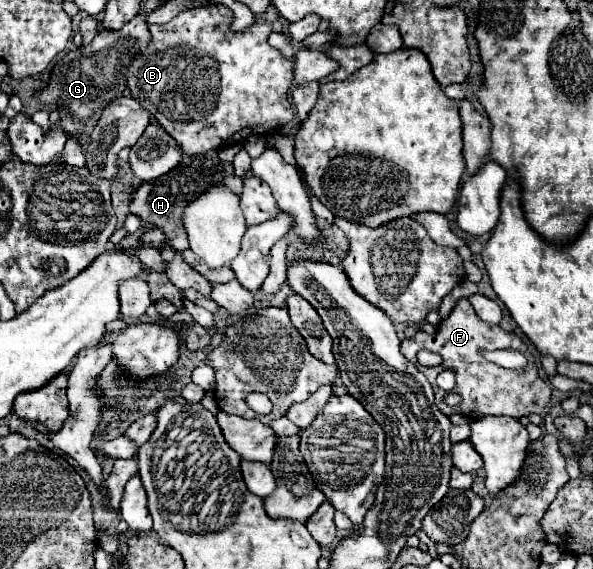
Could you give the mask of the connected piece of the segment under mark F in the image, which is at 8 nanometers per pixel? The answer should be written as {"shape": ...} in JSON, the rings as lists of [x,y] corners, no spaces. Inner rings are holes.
{"shape":[[[460,299],[456,303],[456,307],[452,309],[452,313],[448,315],[448,319],[444,319],[438,325],[438,331],[434,335],[428,335],[424,331],[418,331],[414,337],[402,341],[402,353],[408,361],[420,365],[416,361],[416,353],[422,349],[430,349],[442,355],[444,363],[440,367],[420,367],[422,373],[428,377],[428,381],[434,387],[434,397],[436,397],[436,407],[444,413],[460,413],[466,415],[468,419],[476,419],[476,417],[484,417],[484,415],[508,415],[508,417],[528,417],[530,413],[538,413],[542,415],[548,409],[550,403],[550,395],[552,395],[552,387],[550,383],[546,383],[544,379],[540,379],[536,363],[532,353],[528,351],[528,347],[520,341],[518,335],[504,331],[498,325],[498,331],[492,331],[492,325],[484,323],[482,319],[478,319],[478,315],[474,313],[472,305],[468,299]],[[494,349],[518,349],[528,357],[528,365],[524,367],[522,375],[518,371],[512,369],[504,369],[498,367],[494,363],[488,363],[480,351],[494,351]],[[440,371],[454,371],[456,373],[456,387],[452,389],[454,393],[458,393],[462,397],[462,403],[458,407],[450,407],[442,403],[442,389],[438,389],[436,385],[436,377]]]}

